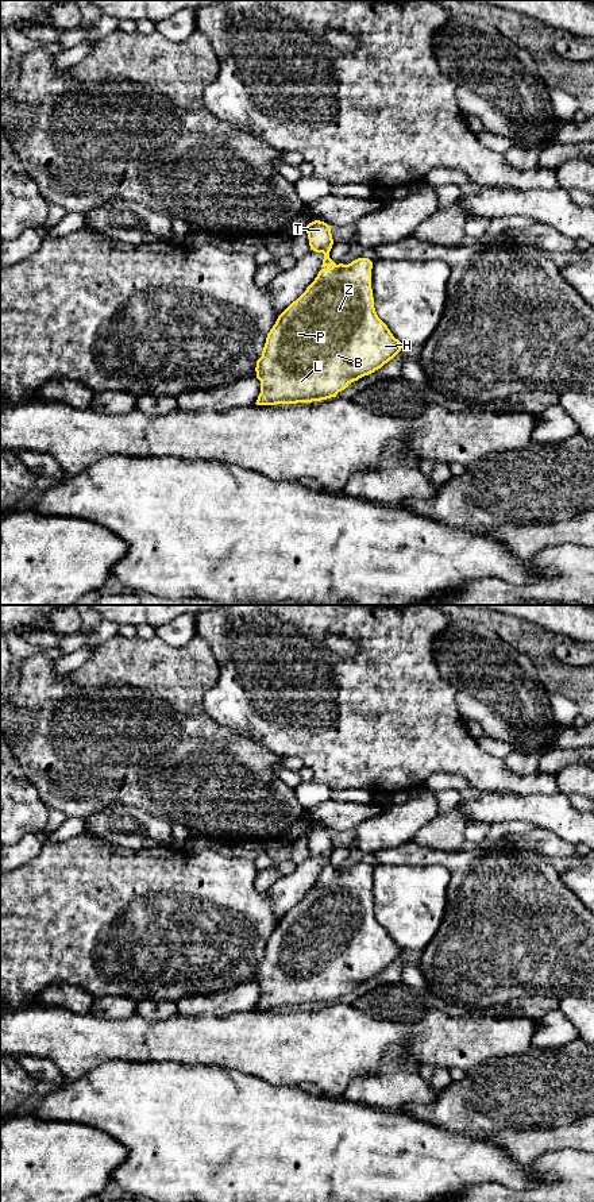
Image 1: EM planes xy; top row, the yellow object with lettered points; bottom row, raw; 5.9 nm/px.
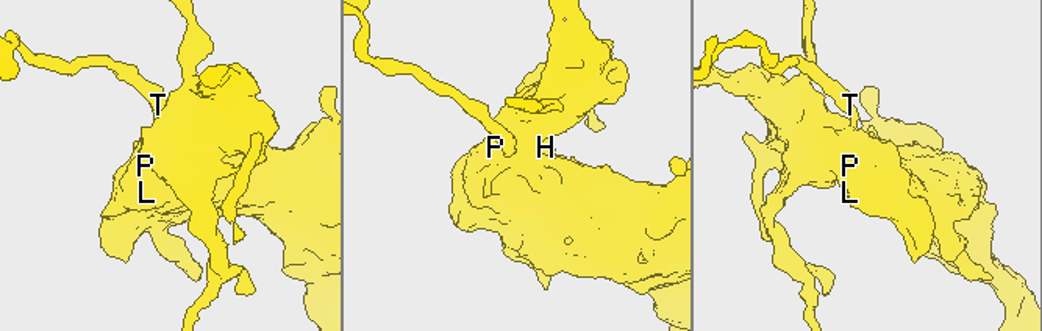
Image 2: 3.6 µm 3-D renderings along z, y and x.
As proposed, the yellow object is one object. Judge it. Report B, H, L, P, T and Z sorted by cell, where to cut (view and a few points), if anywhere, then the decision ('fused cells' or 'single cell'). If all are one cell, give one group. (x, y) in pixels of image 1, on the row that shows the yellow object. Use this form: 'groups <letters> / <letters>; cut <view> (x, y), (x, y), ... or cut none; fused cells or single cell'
groups B H L P T Z; cut none; single cell

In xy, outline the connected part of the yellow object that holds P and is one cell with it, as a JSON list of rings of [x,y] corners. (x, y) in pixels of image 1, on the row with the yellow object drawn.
[[[315,220],[305,231],[310,250],[324,254],[323,269],[306,290],[278,316],[267,334],[262,357],[255,367],[256,378],[261,381],[256,405],[312,402],[336,397],[351,382],[381,369],[402,348],[401,342],[393,336],[375,312],[371,289],[373,262],[369,258],[358,258],[348,265],[336,265],[329,258],[333,244],[331,226]]]

